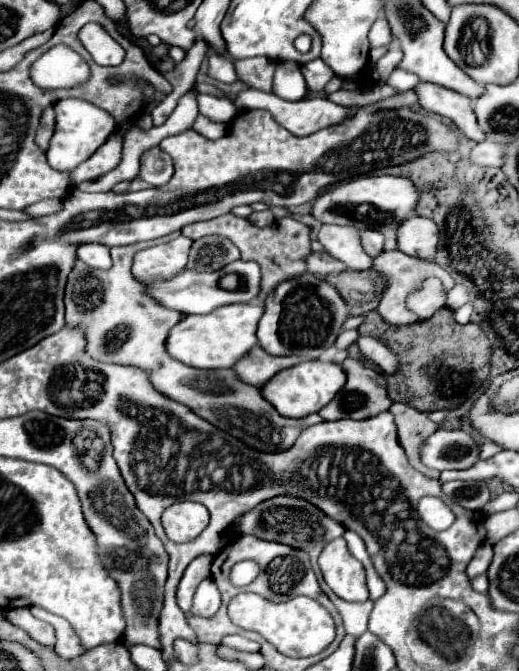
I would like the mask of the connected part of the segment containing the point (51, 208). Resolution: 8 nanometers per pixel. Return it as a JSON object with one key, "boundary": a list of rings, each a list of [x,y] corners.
{"boundary":[[[44,199],[44,201],[38,201],[30,207],[26,207],[26,213],[30,217],[42,217],[42,215],[48,215],[48,213],[58,213],[60,209],[62,209],[60,199]]]}

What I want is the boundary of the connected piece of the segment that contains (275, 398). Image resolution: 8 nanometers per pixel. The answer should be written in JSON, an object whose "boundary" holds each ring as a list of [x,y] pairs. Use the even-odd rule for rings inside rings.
{"boundary":[[[304,361],[290,369],[276,373],[268,383],[262,385],[262,397],[280,411],[284,417],[306,417],[310,413],[318,413],[346,383],[346,375],[336,363],[324,361]]]}

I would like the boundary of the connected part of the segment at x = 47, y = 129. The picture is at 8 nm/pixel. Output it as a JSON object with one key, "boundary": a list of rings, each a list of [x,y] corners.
{"boundary":[[[46,107],[42,111],[42,117],[40,117],[40,127],[38,127],[38,135],[36,135],[36,145],[46,151],[48,149],[48,141],[54,133],[54,111],[52,107]]]}

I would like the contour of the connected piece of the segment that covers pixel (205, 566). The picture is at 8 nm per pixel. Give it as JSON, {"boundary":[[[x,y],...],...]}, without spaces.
{"boundary":[[[200,555],[196,557],[184,571],[184,577],[178,585],[178,593],[176,593],[176,599],[178,599],[178,605],[184,613],[188,613],[190,609],[190,603],[192,603],[192,597],[198,589],[198,585],[210,576],[210,568],[212,565],[212,557],[210,555]]]}

